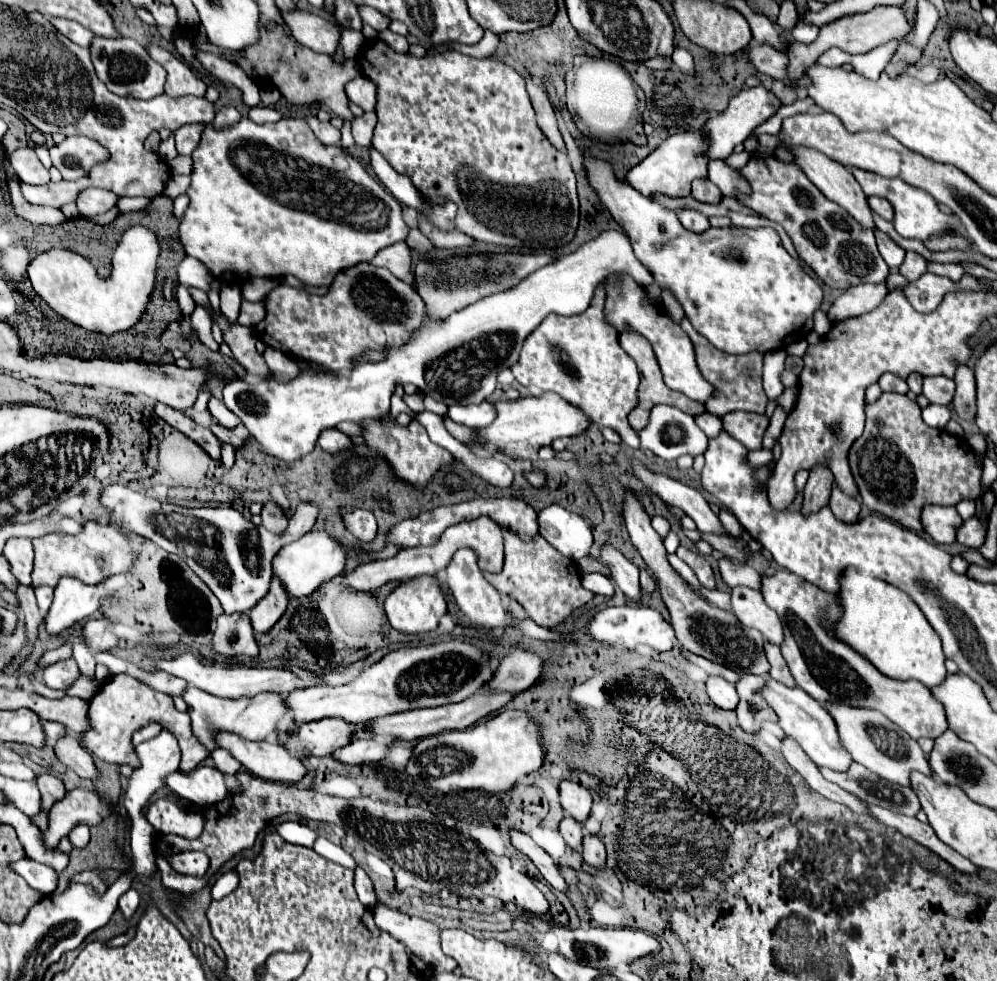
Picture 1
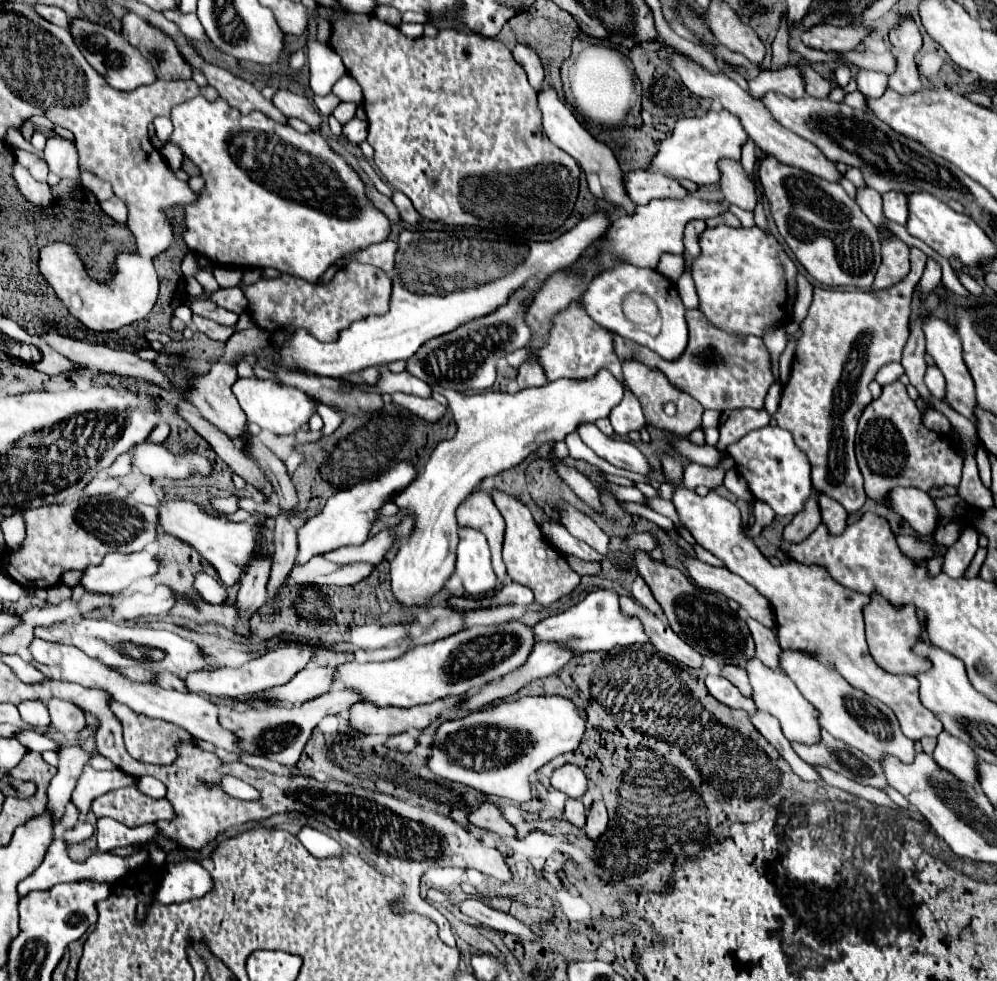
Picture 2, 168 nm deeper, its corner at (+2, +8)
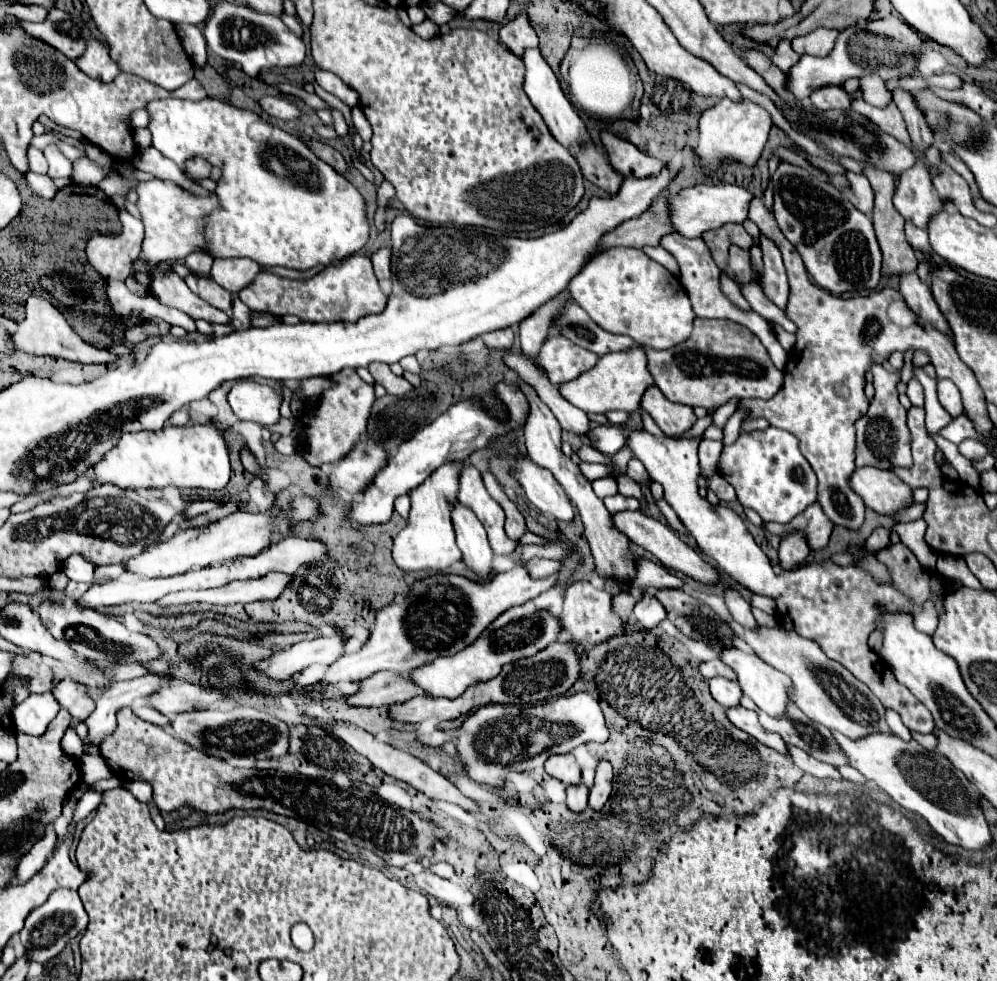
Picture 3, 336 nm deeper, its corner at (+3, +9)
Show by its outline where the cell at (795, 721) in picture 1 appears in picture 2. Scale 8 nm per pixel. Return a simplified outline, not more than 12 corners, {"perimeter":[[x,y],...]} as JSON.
{"perimeter":[[745,663],[757,709],[789,741],[817,743],[817,711],[781,669]]}

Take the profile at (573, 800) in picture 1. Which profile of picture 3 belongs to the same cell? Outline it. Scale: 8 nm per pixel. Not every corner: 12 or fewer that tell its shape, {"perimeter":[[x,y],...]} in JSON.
{"perimeter":[[572,754],[548,758],[546,772],[572,786],[580,784],[580,768]]}

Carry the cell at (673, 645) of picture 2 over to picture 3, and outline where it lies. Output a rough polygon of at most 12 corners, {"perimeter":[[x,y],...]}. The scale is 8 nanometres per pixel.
{"perimeter":[[588,580],[568,586],[562,632],[580,646],[644,630]]}

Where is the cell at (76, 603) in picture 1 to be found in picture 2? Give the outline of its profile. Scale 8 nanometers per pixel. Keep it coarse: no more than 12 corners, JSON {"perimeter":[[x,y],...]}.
{"perimeter":[[147,551],[109,553],[85,571],[87,591],[117,595],[133,581],[155,575]]}

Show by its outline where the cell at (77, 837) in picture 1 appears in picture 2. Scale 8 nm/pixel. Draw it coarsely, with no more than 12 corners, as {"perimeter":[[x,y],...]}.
{"perimeter":[[85,765],[73,801],[85,815],[95,797],[135,785],[119,769]]}

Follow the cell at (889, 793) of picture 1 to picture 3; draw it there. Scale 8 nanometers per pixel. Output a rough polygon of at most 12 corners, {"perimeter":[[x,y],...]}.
{"perimeter":[[748,696],[742,706],[756,710],[766,730],[780,734],[820,762],[848,766],[836,738],[796,706],[786,718],[764,714]]}

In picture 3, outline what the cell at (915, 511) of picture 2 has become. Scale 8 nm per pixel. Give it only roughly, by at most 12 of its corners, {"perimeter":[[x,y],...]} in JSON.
{"perimeter":[[856,468],[864,504],[894,516],[914,504],[912,488],[888,470]]}

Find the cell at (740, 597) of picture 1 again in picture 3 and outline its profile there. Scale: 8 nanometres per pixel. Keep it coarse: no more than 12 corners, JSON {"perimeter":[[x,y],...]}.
{"perimeter":[[618,512],[614,524],[632,542],[706,586],[720,572],[666,524]]}

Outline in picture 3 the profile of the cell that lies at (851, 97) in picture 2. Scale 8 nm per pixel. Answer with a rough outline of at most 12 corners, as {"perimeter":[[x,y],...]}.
{"perimeter":[[941,153],[946,164],[967,181],[972,193],[981,197],[975,178],[958,157]]}

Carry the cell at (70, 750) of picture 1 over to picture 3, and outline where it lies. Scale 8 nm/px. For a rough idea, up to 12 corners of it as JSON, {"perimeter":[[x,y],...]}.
{"perimeter":[[72,678],[56,684],[52,694],[78,722],[94,710],[92,698]]}

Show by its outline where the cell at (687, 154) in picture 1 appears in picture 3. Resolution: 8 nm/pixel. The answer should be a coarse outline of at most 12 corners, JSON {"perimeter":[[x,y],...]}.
{"perimeter":[[750,100],[702,112],[700,168],[762,156],[772,118]]}

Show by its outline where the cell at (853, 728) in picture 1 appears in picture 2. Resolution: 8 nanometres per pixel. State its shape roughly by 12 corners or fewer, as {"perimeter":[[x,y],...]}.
{"perimeter":[[783,649],[779,667],[833,737],[875,761],[913,759],[885,703],[813,653]]}

